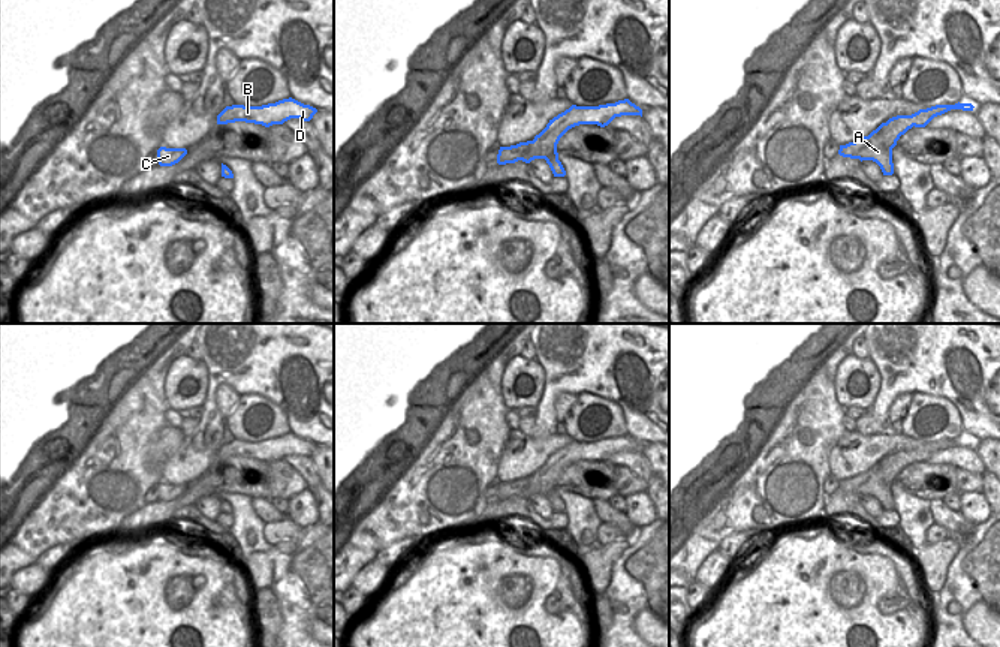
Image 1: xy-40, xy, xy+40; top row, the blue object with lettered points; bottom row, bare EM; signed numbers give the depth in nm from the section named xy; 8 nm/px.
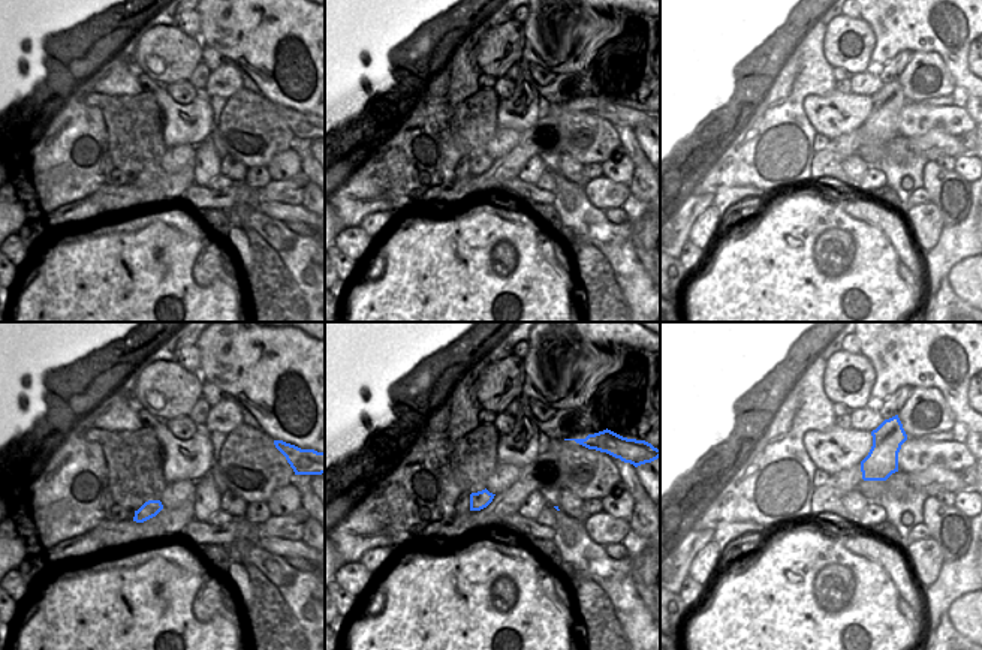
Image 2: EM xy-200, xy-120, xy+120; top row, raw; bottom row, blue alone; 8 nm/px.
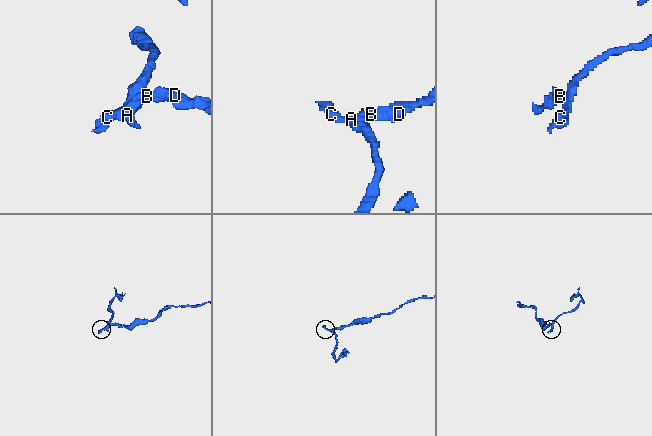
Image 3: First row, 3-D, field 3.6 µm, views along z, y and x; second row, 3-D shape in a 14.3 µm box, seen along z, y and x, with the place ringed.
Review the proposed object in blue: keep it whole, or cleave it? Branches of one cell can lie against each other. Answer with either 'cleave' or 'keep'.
cleave

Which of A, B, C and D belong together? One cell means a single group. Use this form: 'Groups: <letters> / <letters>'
Groups: A C / B D

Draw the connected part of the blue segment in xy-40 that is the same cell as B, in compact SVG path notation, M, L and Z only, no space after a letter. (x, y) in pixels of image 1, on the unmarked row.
M289 433L262 442L244 442L244 440L226 442L217 451L217 460L246 457L269 463L272 460L283 460L290 454L310 457L316 448L317 448L316 443L304 440Z

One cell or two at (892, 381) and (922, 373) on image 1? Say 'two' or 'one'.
one

